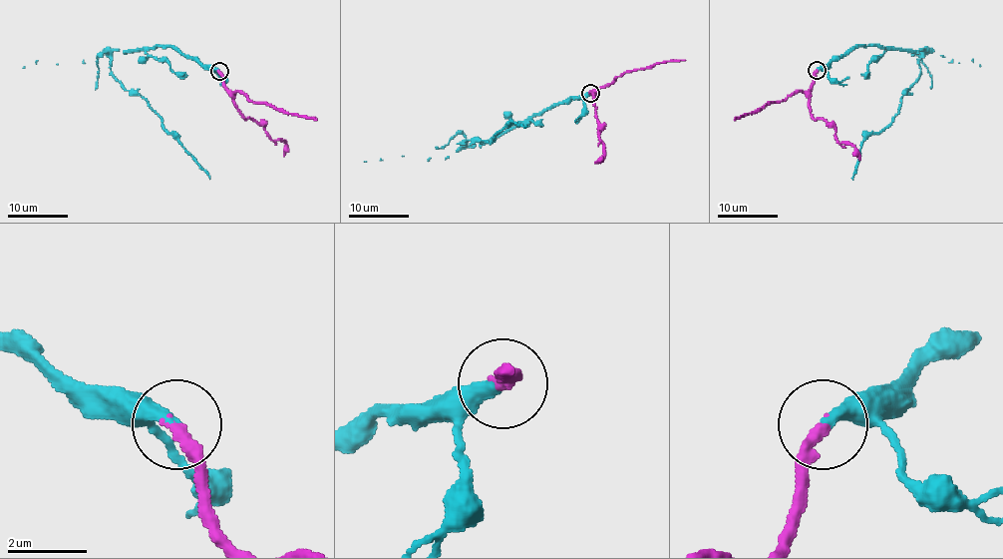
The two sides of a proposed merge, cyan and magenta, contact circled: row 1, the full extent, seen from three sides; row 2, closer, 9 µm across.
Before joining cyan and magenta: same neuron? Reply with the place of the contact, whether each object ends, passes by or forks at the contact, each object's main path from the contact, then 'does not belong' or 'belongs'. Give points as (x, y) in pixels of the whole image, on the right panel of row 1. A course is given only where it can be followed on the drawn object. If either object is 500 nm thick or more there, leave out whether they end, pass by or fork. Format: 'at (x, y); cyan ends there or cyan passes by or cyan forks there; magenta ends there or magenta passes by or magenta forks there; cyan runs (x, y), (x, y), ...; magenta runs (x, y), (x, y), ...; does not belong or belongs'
at (817, 70); cyan ends there; magenta ends there; cyan runs (816, 71), (857, 46), (922, 51), (916, 81), (903, 93), (896, 115), (863, 142), (852, 180); magenta runs (816, 71), (814, 83), (806, 91), (798, 91), (734, 120); belongs

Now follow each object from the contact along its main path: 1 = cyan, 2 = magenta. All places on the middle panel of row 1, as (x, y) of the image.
1: (590, 93), (533, 113), (480, 146), (460, 144), (470, 140), (491, 143), (509, 122), (525, 127)
2: (590, 93), (608, 86), (626, 72), (650, 68), (660, 62), (684, 60)

